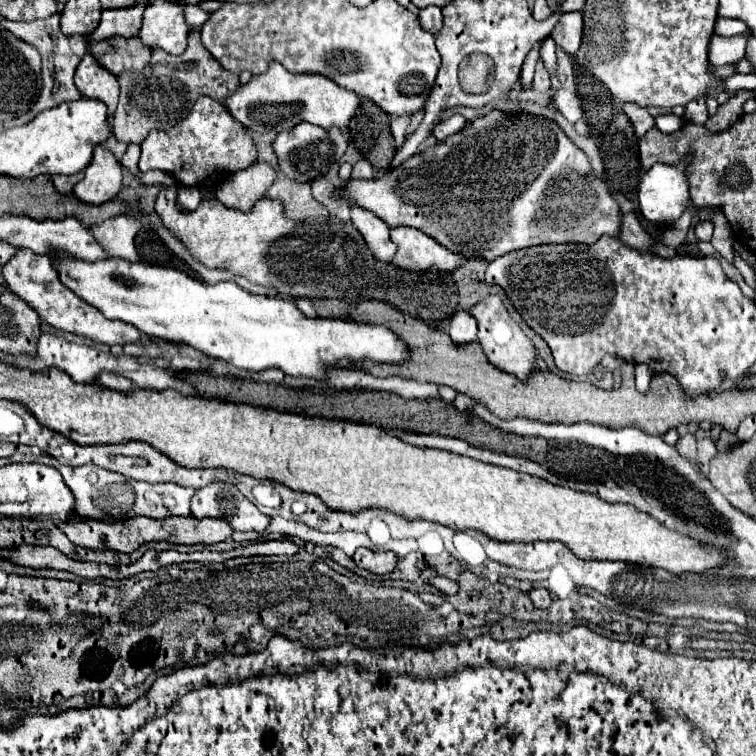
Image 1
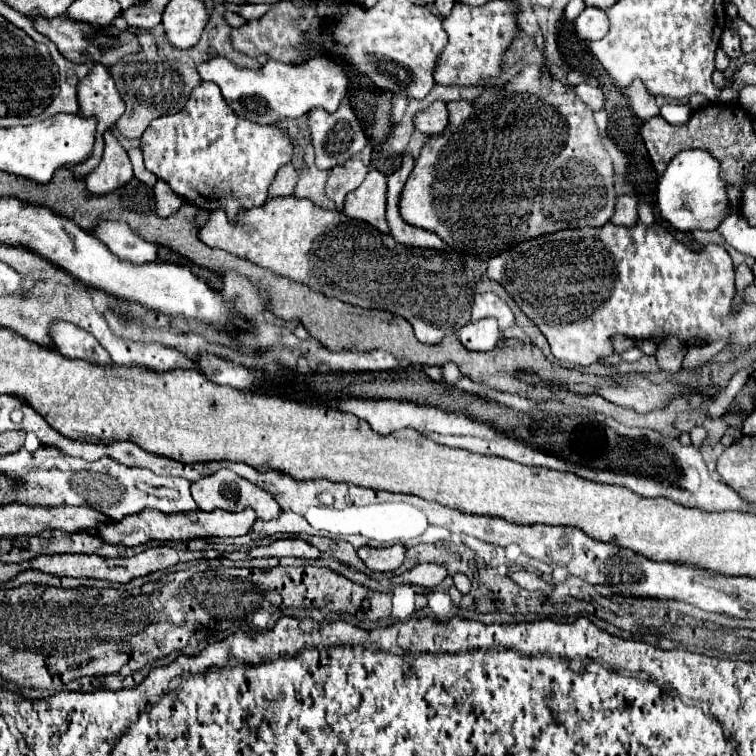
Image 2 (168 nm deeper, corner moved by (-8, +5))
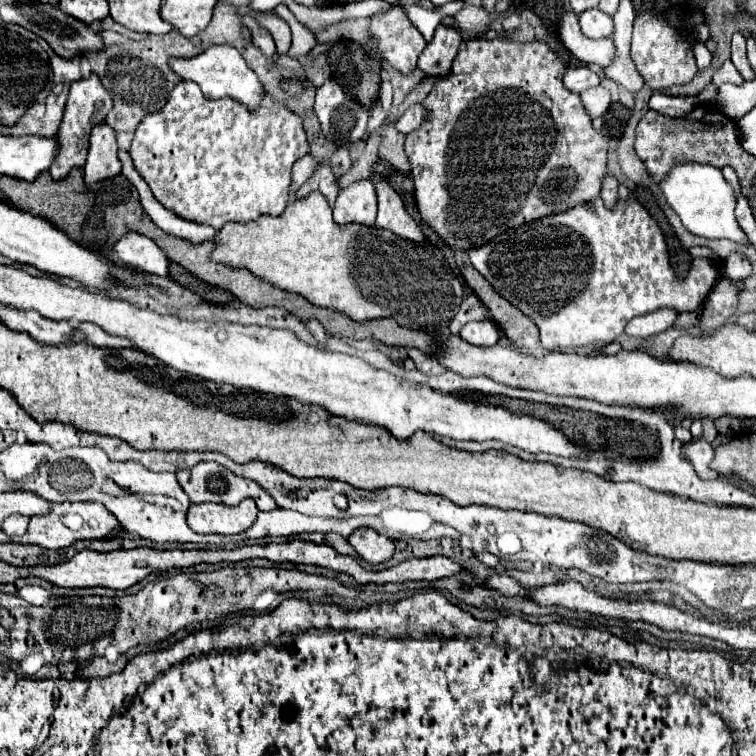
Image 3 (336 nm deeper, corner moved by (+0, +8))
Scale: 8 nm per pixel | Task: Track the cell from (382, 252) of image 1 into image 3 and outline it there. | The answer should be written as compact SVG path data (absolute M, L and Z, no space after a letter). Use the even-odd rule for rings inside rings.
M359 180L343 188L333 206L333 220L337 224L373 226L377 216L377 196L371 180Z

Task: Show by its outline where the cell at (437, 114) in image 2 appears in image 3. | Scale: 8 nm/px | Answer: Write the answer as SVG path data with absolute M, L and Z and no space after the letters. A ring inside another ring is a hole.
M413 104L411 108L405 110L405 114L395 122L395 128L401 134L409 134L413 130L417 130L425 120L425 108L421 104Z

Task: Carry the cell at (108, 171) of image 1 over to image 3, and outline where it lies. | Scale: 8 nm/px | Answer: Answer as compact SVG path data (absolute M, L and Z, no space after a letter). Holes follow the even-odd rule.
M105 122L97 124L91 132L89 156L83 170L85 184L95 184L121 174L121 162L117 158L117 132Z

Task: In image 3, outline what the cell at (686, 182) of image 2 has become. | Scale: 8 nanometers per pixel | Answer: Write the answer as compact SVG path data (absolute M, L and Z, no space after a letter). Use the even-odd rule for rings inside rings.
M693 162L677 164L669 172L669 176L661 182L661 190L667 198L667 202L671 204L671 208L681 218L683 226L691 234L711 238L711 240L727 238L727 240L733 240L733 242L747 244L747 236L737 226L737 220L735 220L735 214L733 214L733 210L735 210L733 188L727 184L727 180L723 178L719 168L709 166L709 164L693 164Z

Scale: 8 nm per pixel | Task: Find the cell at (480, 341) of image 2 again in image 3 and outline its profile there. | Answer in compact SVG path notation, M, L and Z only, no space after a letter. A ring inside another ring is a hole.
M489 320L469 322L461 330L461 338L467 340L469 344L475 344L475 346L483 346L485 348L485 346L493 346L495 342L499 342L499 330Z

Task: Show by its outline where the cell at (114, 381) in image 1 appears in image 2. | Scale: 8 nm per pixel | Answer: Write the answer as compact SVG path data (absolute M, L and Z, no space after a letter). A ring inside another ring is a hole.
M59 321L59 323L51 323L51 337L55 347L59 347L57 351L69 359L83 359L87 363L93 365L111 365L111 357L107 355L107 351L103 351L103 347L93 339L91 333L67 323L67 321Z

